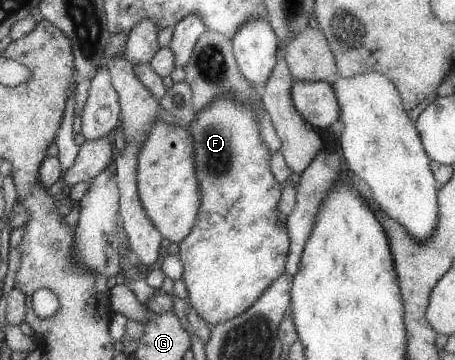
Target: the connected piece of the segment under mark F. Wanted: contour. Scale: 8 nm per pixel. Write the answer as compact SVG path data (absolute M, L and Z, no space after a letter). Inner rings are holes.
M221 94L195 112L194 120L189 122L186 130L192 137L192 160L194 161L195 179L197 180L200 202L195 214L194 224L191 226L189 233L178 243L176 256L180 259L183 268L183 275L181 275L180 279L186 287L190 306L203 321L206 321L212 327L245 311L270 286L270 283L284 272L288 252L288 233L286 216L277 210L277 201L279 201L282 183L273 178L273 173L269 172L269 159L273 153L266 148L266 145L260 138L258 119L251 104L242 104L231 94Z

